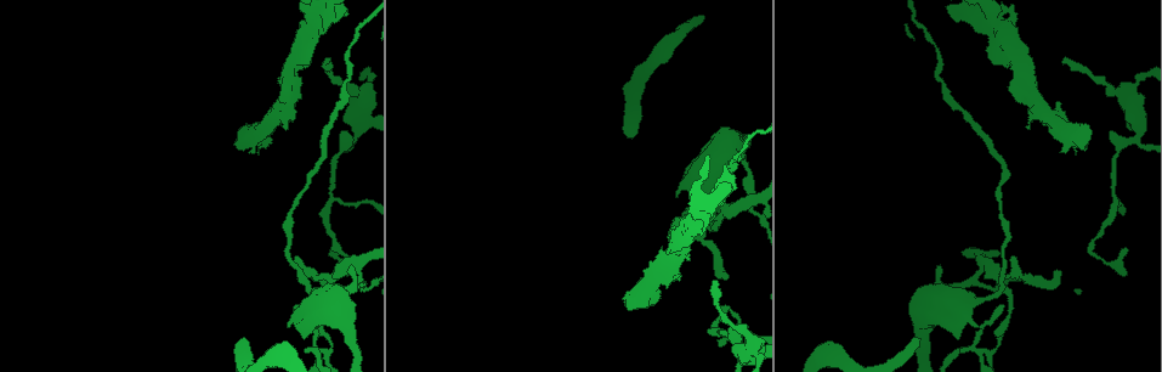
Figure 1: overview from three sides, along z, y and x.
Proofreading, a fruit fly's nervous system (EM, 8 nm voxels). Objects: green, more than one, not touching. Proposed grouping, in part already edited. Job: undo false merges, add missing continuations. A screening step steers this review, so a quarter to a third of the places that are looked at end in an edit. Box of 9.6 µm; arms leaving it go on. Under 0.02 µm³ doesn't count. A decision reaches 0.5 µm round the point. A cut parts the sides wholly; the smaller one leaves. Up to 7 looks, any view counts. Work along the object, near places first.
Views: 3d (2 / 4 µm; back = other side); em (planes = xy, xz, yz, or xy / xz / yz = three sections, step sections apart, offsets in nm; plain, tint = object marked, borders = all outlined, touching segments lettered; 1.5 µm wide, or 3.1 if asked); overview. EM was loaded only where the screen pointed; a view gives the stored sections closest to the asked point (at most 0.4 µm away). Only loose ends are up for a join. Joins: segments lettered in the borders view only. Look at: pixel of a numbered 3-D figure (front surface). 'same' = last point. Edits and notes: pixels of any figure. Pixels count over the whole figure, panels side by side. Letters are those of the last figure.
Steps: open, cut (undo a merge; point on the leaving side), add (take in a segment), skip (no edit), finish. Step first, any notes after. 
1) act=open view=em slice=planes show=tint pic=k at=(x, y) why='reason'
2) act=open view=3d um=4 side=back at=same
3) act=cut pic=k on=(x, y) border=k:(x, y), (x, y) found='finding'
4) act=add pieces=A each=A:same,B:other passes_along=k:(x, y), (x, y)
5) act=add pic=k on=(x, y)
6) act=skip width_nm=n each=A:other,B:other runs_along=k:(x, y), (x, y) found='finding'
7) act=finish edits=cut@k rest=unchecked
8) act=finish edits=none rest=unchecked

act=open view=em slice=planes show=borders pic=1 at=(975, 349) why='sharp bend'

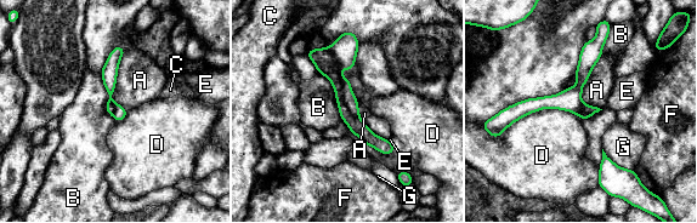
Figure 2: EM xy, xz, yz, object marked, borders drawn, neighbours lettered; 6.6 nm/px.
act=cut pic=2 on=(327, 64) width_nm=100 longest_contact=D:550nm each=A:other,B:other,C:other,D:other,E:other,F:other,G:other found='a second neuron is stuck on'

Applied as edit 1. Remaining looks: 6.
act=open view=overview

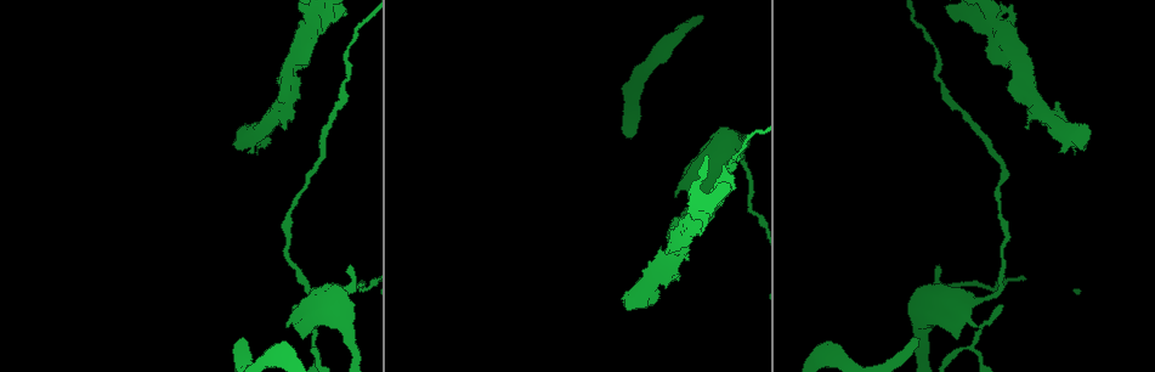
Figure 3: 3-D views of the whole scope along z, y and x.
act=open view=em slice=xz step=4 show=tint pic=3 at=(630, 137) why='long arm stops here'

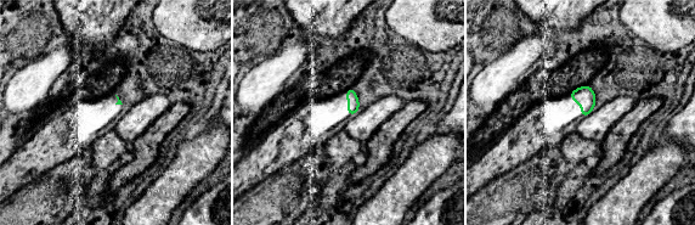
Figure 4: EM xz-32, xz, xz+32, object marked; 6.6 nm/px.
act=open view=em slice=planes show=borders at=same why='another direction'

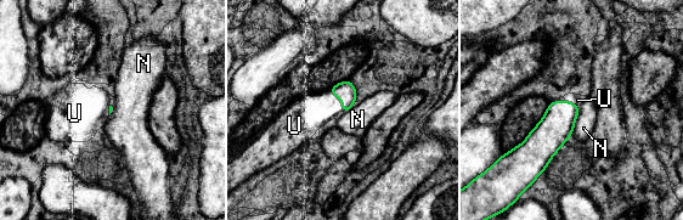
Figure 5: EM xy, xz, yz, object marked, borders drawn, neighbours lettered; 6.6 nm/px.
act=add pieces=U each=N:other,U:same found='the neuron continues'

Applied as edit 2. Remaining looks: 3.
act=open view=3d um=2 pic=3 at=(702, 232) why='free end'

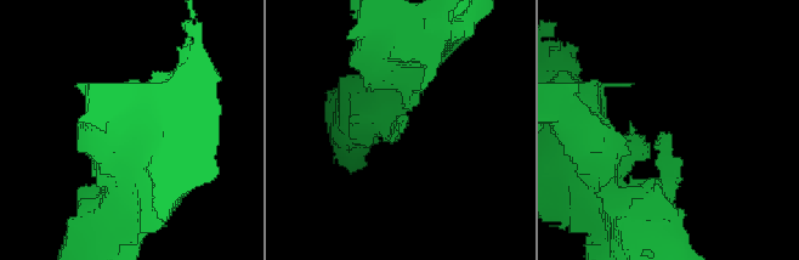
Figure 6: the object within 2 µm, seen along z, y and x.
act=open view=em slice=planes show=borders pic=6 at=(666, 149) why='shape alone is not enough'

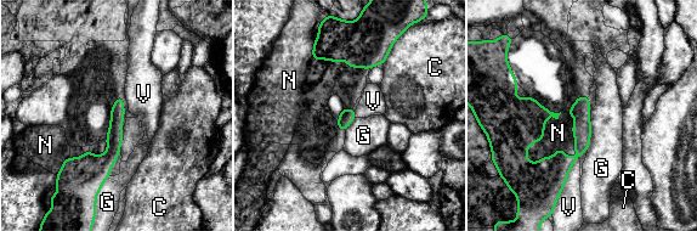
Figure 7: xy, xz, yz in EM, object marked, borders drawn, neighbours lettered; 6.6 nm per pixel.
act=skip each=C:other,G:other,N:other,V:other runs_along=7:(120, 100), (113, 153), (91, 184) found='no lettered segment goes on from it'

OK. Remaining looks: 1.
act=finish edits=cut@2,add@5 rest=unchecked

